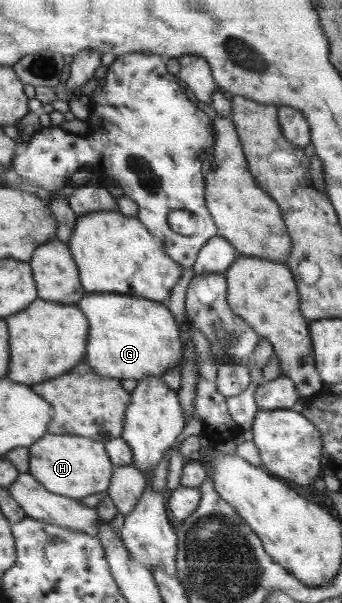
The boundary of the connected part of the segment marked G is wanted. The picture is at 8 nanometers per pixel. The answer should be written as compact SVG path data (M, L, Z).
M102 292L102 293L86 293L81 301L76 303L76 306L80 311L84 311L84 315L88 317L88 323L92 327L92 343L88 343L88 359L84 363L90 365L90 367L96 367L96 371L100 371L100 376L116 378L116 379L144 379L148 376L158 376L162 377L162 374L167 373L168 369L172 369L174 366L180 365L182 363L182 343L180 342L180 337L178 335L178 327L176 321L174 320L174 315L166 307L166 303L156 302L155 300L146 299L142 296L131 296L122 295L117 293Z

